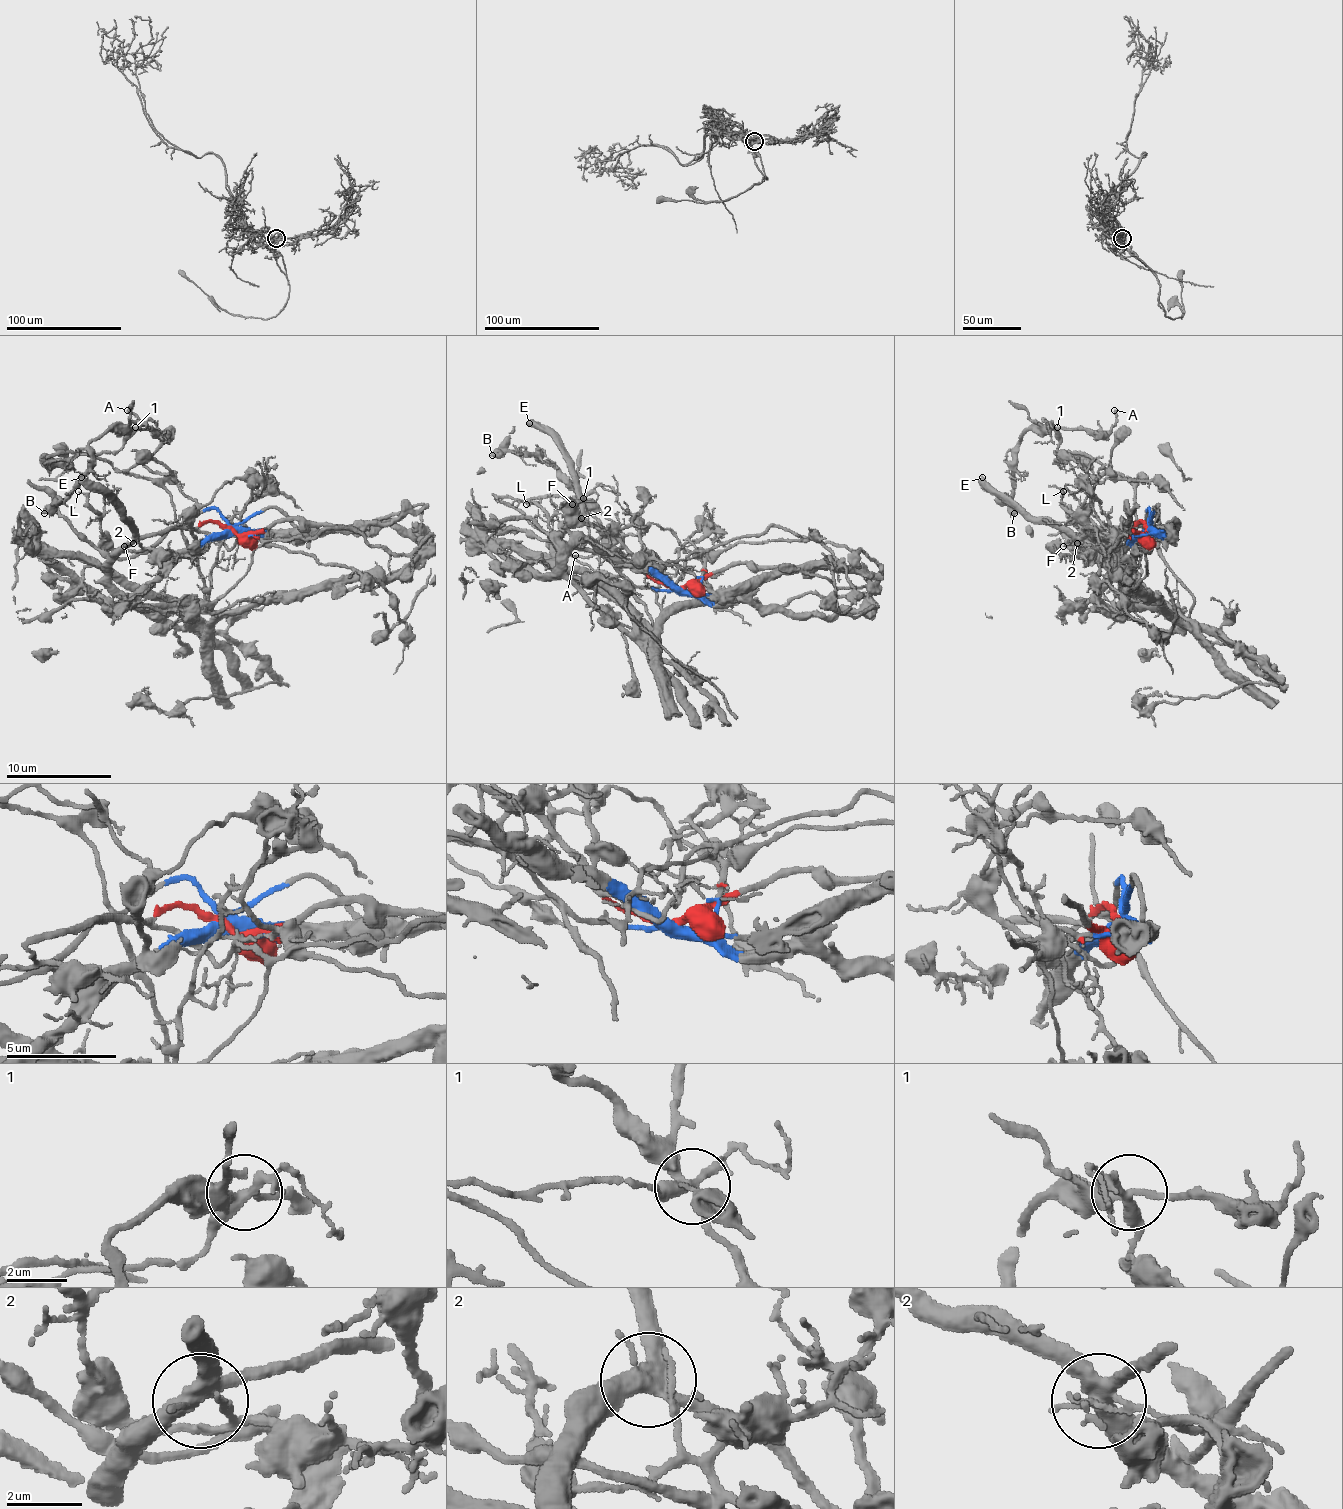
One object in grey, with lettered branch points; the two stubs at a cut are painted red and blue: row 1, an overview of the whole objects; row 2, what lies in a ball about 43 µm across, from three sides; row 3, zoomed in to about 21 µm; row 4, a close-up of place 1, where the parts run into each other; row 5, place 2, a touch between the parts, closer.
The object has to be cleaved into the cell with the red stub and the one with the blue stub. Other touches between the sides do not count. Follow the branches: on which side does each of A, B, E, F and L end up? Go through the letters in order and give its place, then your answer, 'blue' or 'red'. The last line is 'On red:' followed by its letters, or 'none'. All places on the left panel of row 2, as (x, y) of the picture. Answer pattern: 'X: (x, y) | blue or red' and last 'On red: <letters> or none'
A: (127, 410) | blue
B: (44, 513) | blue
E: (81, 477) | red
F: (124, 546) | blue
L: (78, 491) | blue
On red: E

